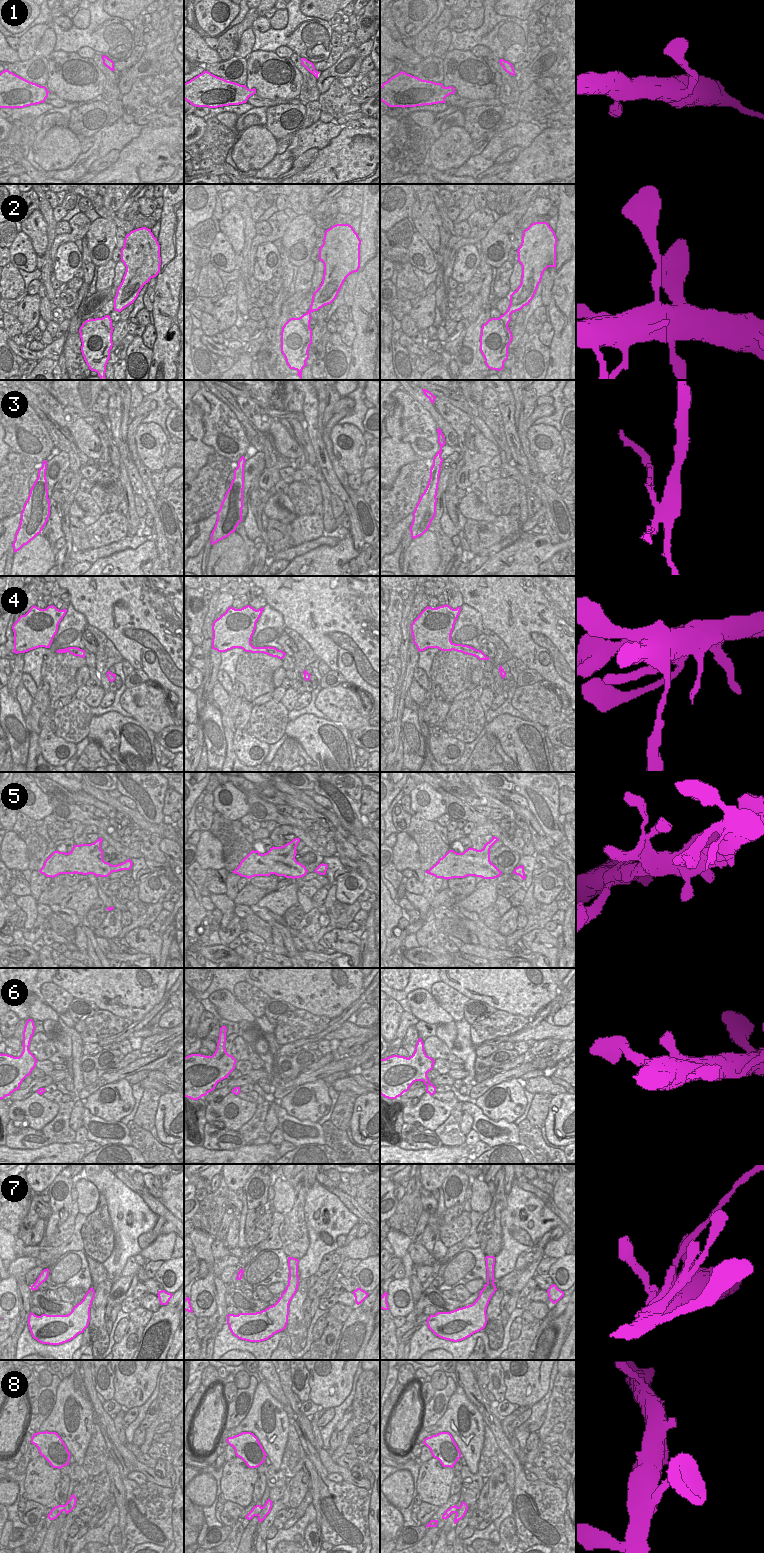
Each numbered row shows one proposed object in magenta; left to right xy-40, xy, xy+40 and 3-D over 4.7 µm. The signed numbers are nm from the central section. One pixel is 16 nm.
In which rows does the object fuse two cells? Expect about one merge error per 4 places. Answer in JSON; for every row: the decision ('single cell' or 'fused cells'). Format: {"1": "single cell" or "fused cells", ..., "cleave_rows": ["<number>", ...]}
{"1": "single cell", "2": "single cell", "3": "fused cells", "4": "single cell", "5": "single cell", "6": "single cell", "7": "fused cells", "8": "single cell", "cleave_rows": ["3", "7"]}

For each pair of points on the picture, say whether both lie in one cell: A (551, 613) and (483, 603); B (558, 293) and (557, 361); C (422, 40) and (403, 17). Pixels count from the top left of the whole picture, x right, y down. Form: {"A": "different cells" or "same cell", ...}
{"A": "same cell", "B": "same cell", "C": "different cells"}

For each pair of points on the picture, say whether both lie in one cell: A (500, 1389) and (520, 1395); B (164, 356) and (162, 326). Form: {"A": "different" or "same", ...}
{"A": "different", "B": "same"}

